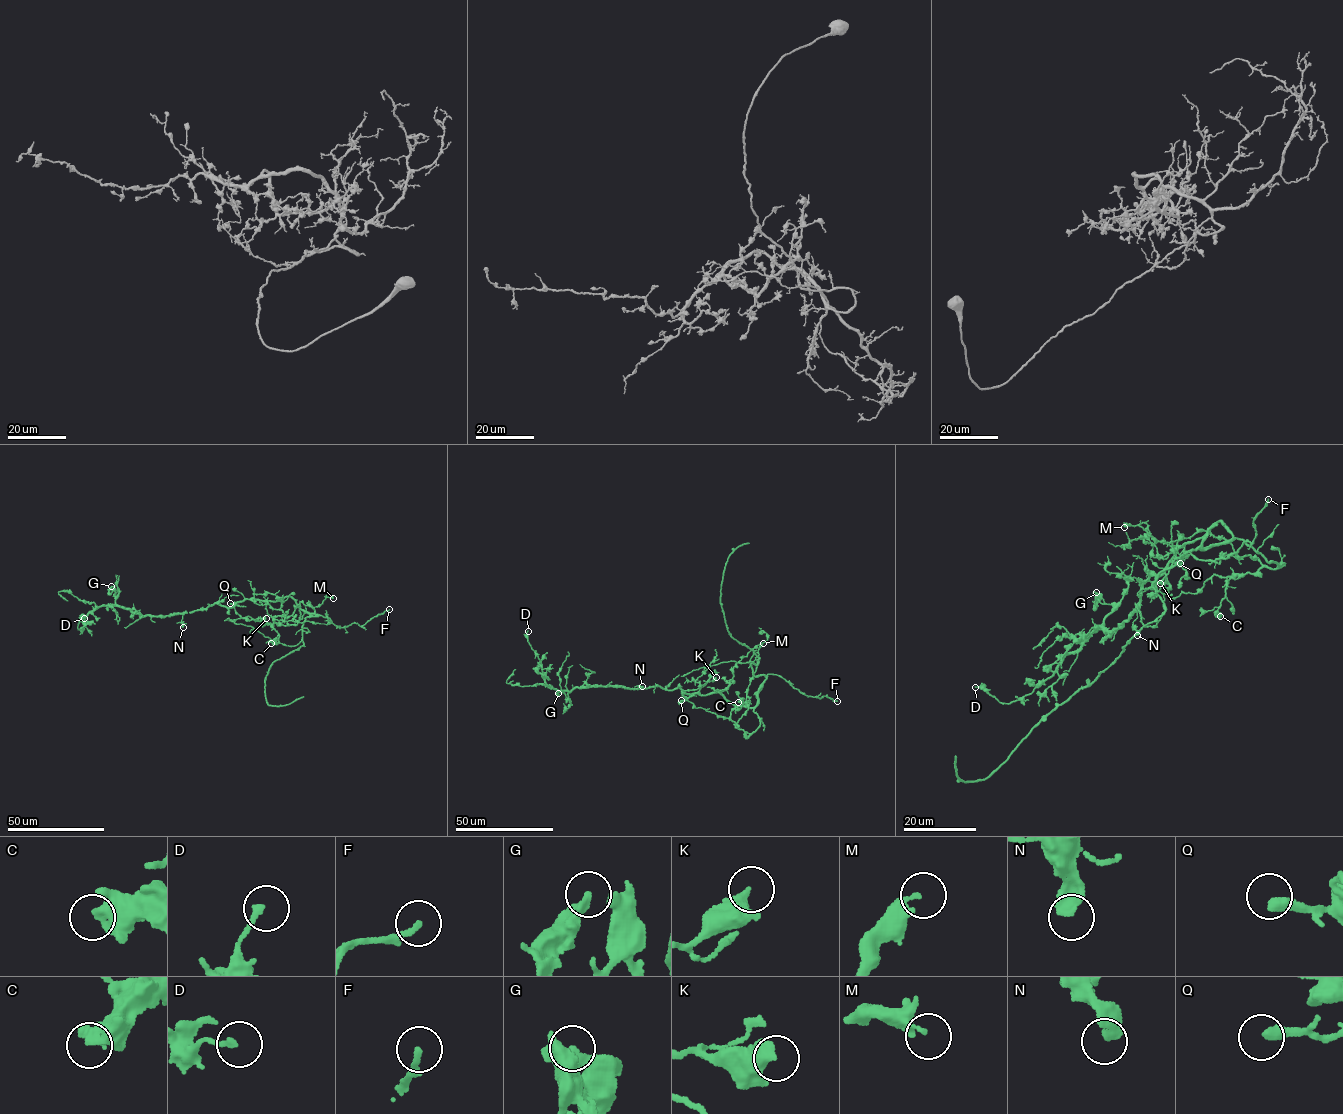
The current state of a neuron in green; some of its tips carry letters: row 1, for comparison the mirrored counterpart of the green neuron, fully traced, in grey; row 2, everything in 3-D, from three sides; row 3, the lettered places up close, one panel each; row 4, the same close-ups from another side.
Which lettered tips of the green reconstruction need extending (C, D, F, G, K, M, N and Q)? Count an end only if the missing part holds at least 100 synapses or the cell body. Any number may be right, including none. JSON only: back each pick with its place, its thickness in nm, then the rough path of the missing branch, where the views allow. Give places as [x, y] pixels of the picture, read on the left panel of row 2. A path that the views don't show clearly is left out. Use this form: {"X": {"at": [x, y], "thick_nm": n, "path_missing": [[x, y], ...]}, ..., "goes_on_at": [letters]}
{"goes_on_at": []}

